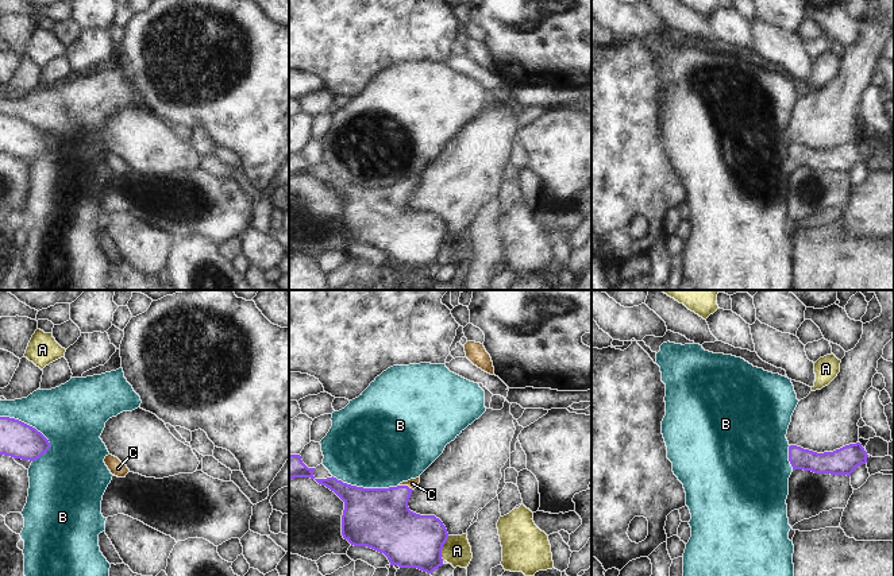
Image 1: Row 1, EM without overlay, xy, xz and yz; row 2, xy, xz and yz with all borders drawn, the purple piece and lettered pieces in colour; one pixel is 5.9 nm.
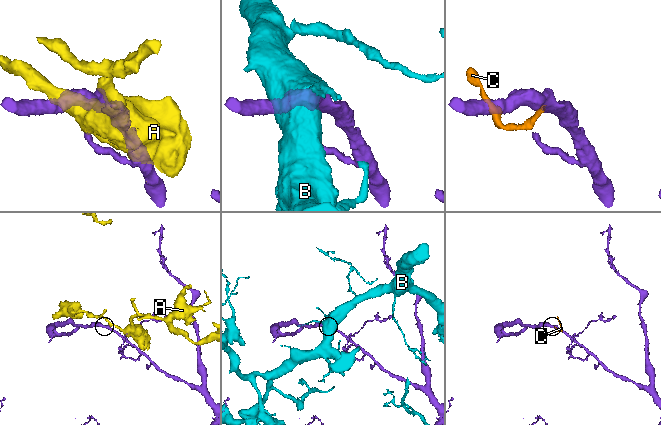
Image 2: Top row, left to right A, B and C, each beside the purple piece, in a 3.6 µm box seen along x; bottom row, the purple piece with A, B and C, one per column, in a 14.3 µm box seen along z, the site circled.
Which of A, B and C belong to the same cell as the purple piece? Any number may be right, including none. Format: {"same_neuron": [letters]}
{"same_neuron": ["C"]}

